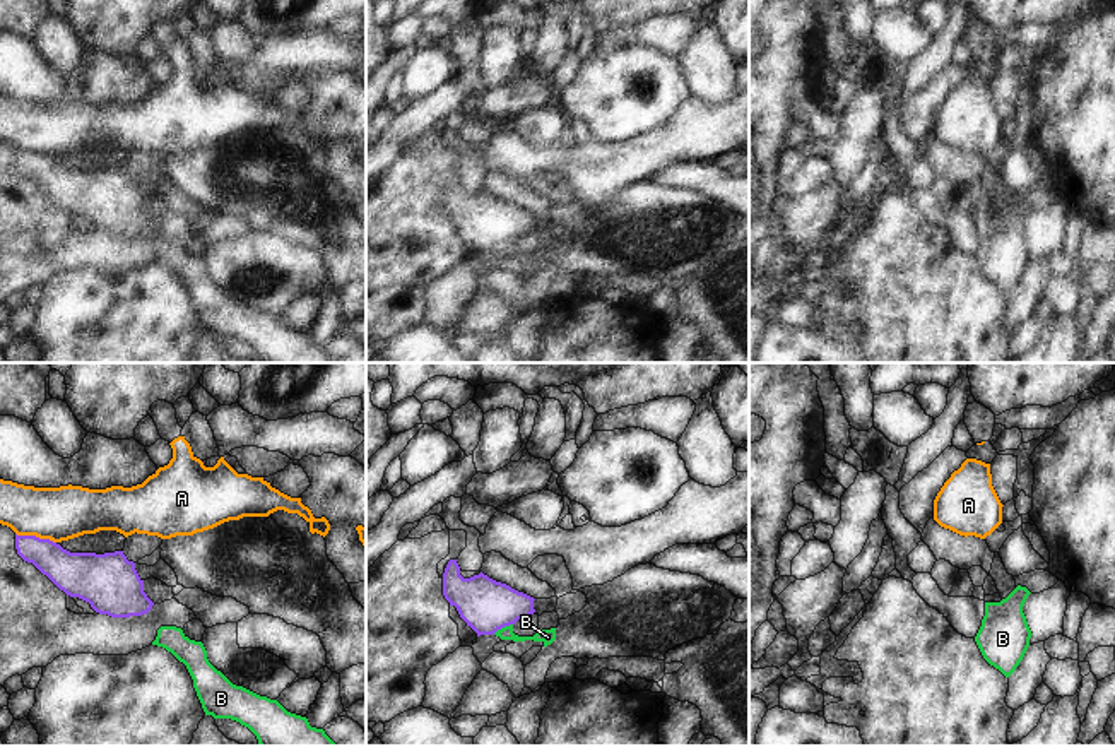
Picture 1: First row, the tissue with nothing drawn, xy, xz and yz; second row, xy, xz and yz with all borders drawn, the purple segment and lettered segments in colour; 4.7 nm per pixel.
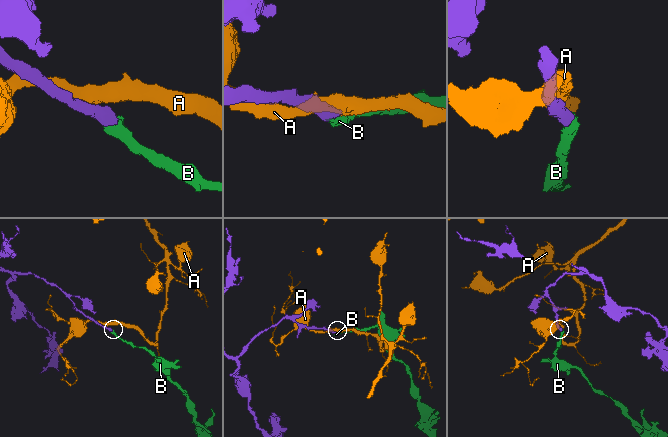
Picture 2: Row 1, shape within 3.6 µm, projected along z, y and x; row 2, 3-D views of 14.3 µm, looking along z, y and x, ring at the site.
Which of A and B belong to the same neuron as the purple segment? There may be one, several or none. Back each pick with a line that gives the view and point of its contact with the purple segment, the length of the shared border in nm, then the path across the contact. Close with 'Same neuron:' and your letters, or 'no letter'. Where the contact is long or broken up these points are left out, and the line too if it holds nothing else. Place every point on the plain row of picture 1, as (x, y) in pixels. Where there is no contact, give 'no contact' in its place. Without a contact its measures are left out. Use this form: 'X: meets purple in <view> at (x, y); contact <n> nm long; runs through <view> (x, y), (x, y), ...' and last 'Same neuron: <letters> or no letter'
B: meets purple in xz at (501, 243); contact 110 nm long; runs through xz (486, 223), (501, 243), (517, 255), (548, 254)
Same neuron: B

